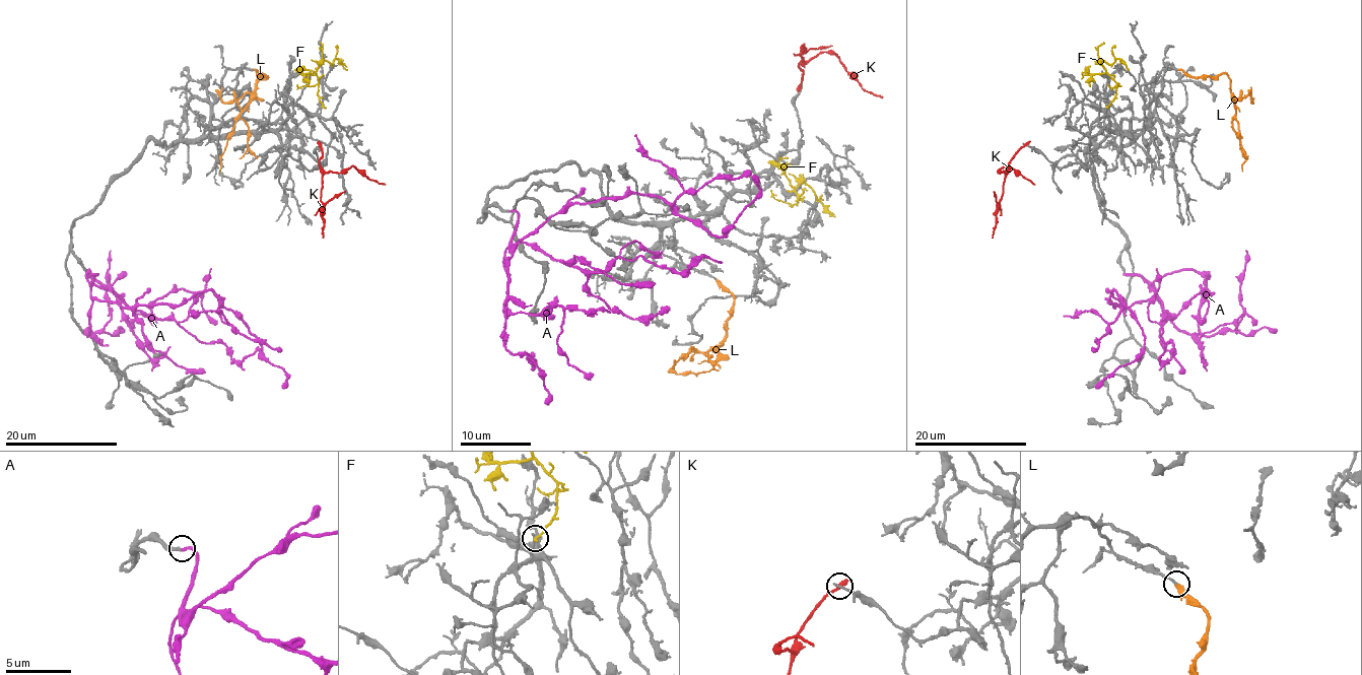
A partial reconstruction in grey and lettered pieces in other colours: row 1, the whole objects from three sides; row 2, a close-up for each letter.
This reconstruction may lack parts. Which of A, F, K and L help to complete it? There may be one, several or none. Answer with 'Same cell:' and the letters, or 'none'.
Same cell: A, L

